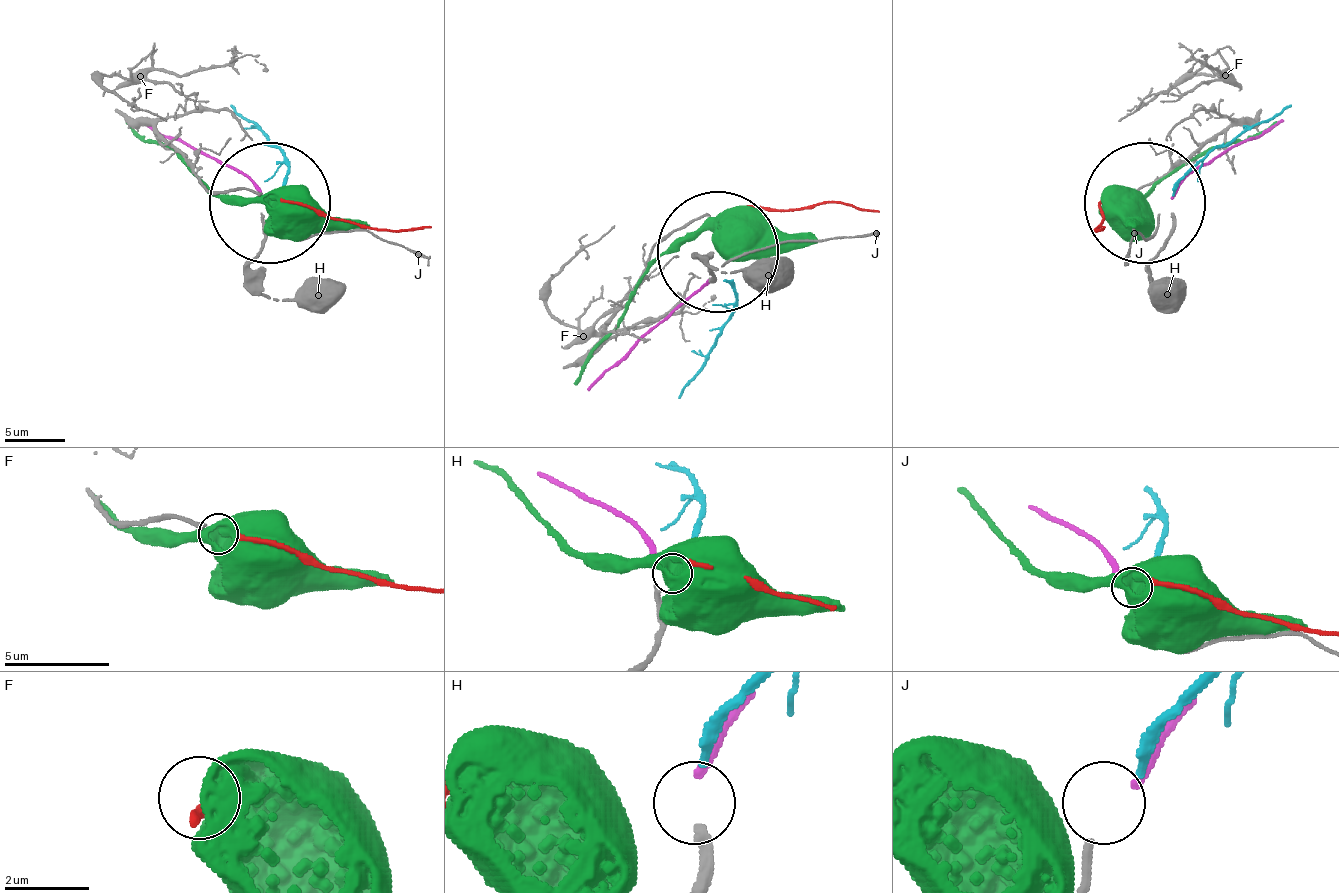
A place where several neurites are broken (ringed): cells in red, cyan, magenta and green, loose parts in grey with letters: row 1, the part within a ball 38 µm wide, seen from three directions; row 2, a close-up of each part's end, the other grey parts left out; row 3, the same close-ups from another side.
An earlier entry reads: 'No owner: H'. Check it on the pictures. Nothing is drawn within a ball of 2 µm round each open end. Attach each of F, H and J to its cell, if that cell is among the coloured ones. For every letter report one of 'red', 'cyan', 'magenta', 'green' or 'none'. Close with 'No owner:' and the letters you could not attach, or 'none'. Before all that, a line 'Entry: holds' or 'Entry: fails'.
Entry: fails
F: red
H: cyan
J: none
No owner: J

